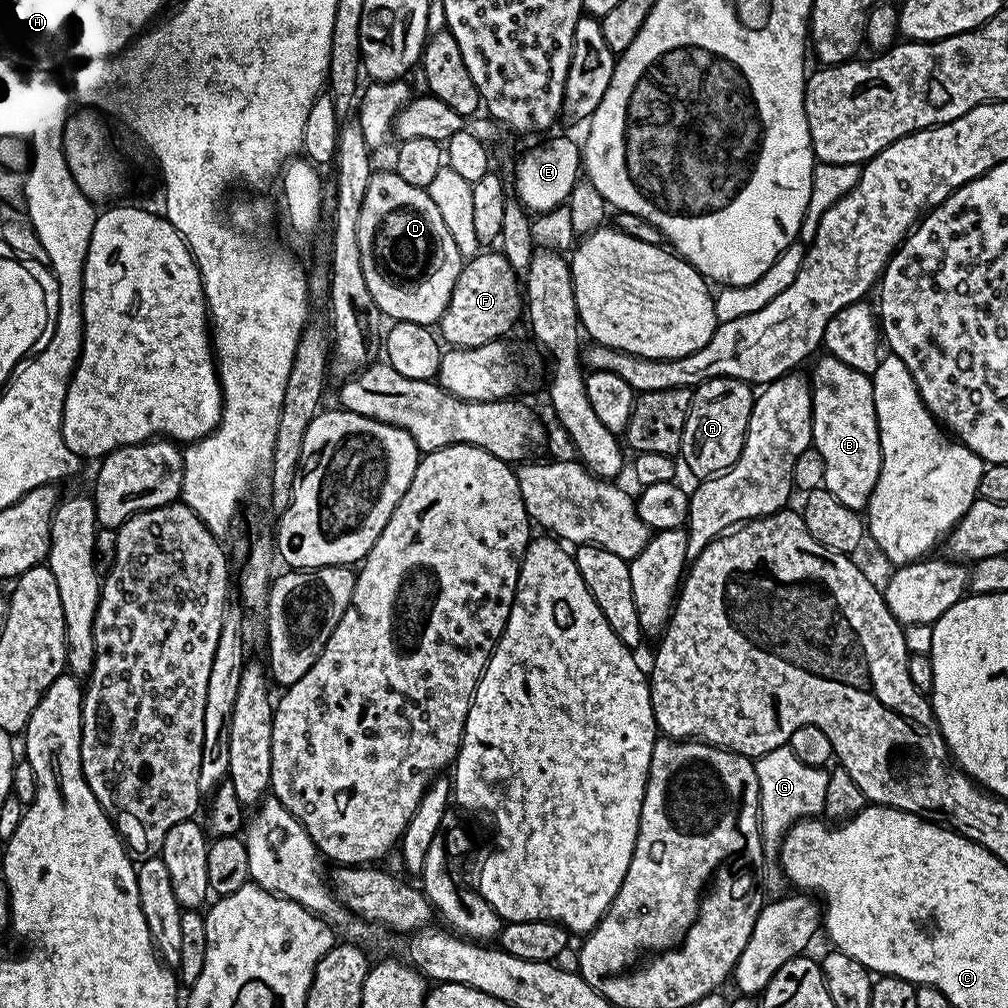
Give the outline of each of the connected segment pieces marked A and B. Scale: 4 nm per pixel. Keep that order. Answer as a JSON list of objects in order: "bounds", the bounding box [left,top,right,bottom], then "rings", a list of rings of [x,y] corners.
[{"bounds":[678,376,754,478],"rings":[[[719,376],[696,385],[692,392],[686,426],[682,430],[682,446],[678,456],[696,478],[707,478],[726,472],[738,462],[750,426],[754,399],[753,385],[744,380]]]},{"bounds":[812,354,882,510],"rings":[[[824,354],[812,368],[812,447],[822,456],[823,487],[842,506],[857,510],[868,507],[870,494],[882,470],[878,418],[874,410],[872,377],[860,373],[838,358]]]}]

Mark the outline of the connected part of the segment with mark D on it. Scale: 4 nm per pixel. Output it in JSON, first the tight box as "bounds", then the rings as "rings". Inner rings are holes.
{"bounds":[358,171,466,326],"rings":[[[373,171],[370,186],[366,186],[366,198],[362,198],[358,217],[358,254],[362,254],[362,274],[375,311],[389,316],[392,322],[405,320],[429,326],[439,325],[440,315],[446,310],[458,274],[466,263],[450,230],[446,230],[446,222],[442,222],[438,206],[434,206],[434,198],[425,189],[398,178],[395,171]]]}

